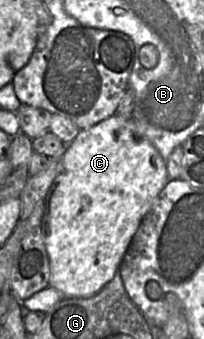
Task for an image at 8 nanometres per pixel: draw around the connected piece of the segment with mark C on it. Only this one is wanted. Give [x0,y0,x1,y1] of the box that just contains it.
[41,114,169,299]

